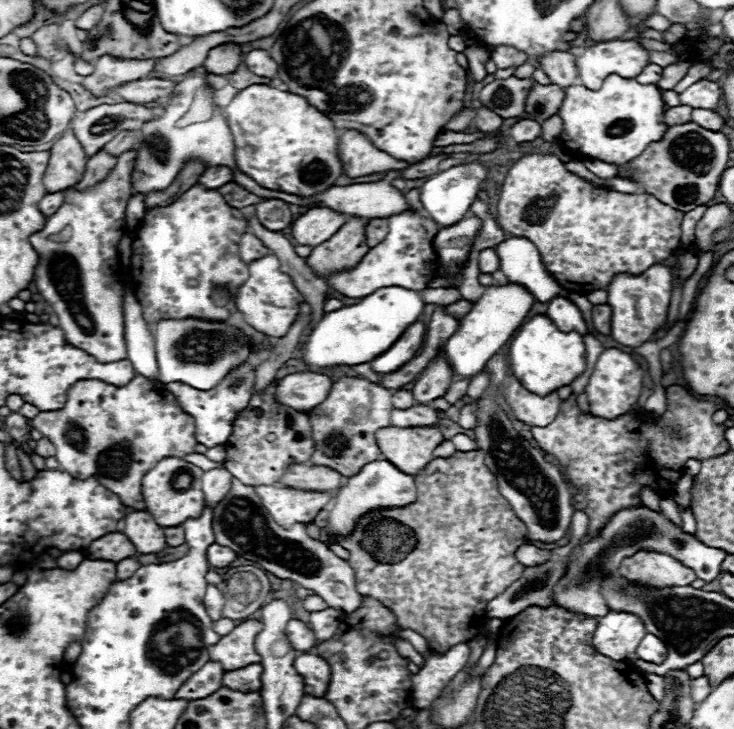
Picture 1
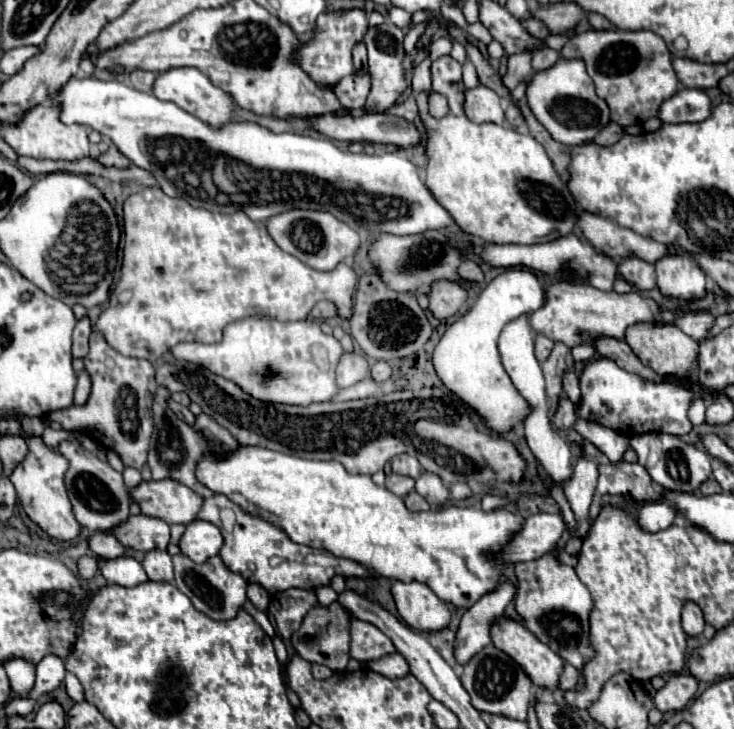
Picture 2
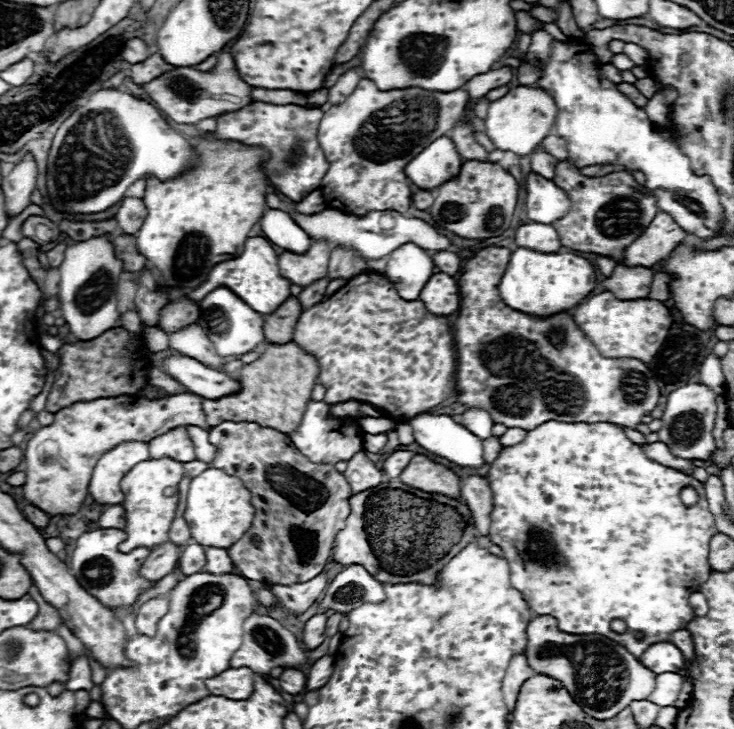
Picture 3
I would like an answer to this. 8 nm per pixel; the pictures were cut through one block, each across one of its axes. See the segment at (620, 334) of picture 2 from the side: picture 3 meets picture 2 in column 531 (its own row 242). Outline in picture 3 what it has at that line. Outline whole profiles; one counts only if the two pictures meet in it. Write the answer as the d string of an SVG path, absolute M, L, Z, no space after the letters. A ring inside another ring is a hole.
M314 242L306 254L292 254L284 252L278 258L280 276L288 278L296 286L310 286L312 282L326 276L328 258L330 258L330 244Z

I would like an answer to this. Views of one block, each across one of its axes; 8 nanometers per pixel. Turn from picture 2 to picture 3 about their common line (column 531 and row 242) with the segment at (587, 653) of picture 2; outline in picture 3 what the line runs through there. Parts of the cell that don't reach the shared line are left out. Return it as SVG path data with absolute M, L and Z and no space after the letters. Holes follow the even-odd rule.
M558 162L554 184L566 190L572 210L568 216L564 216L558 222L552 222L560 234L562 246L570 250L580 252L596 252L602 256L622 260L622 252L628 244L632 244L652 222L652 218L658 214L658 208L654 204L654 196L648 194L646 188L640 188L630 172L612 172L600 178L588 178L582 176L576 166L570 162Z

